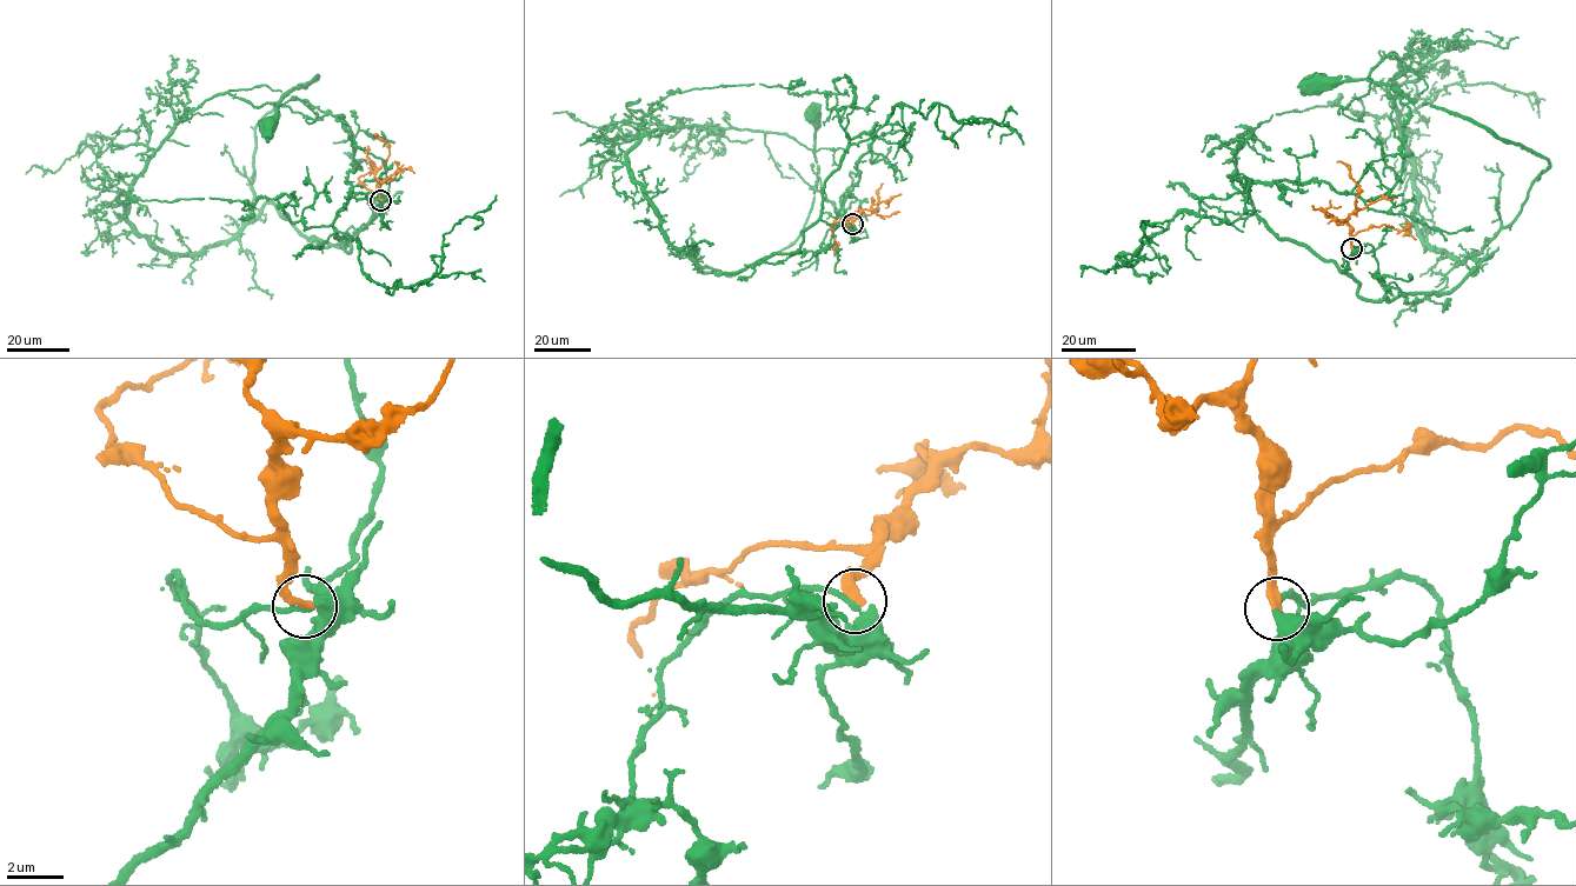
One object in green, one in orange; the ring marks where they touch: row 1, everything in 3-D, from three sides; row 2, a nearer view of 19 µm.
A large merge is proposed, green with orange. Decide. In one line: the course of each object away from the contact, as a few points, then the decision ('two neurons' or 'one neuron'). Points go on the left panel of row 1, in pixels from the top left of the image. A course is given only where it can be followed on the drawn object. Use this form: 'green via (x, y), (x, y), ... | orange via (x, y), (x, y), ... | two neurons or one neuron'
green via (380, 200), (344, 247), (273, 204), (250, 219), (257, 125), (319, 75), (267, 126) | orange via (380, 200), (374, 177), (390, 153), (388, 145), (376, 134) | one neuron

